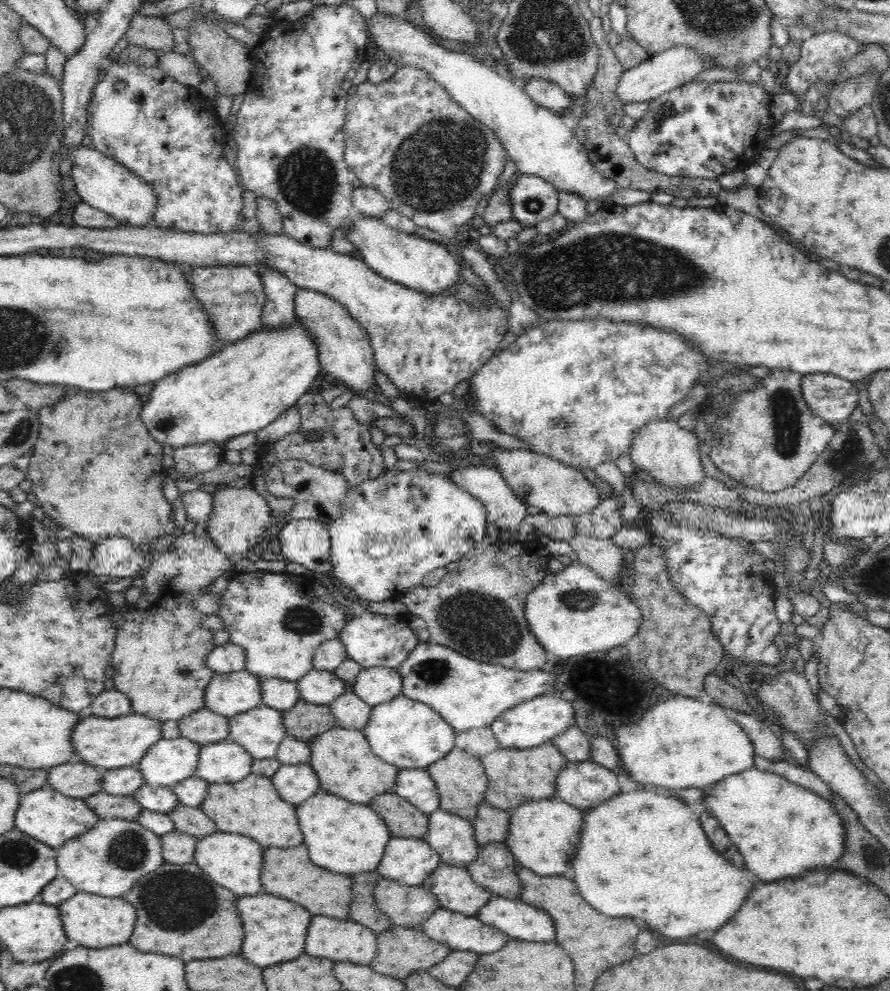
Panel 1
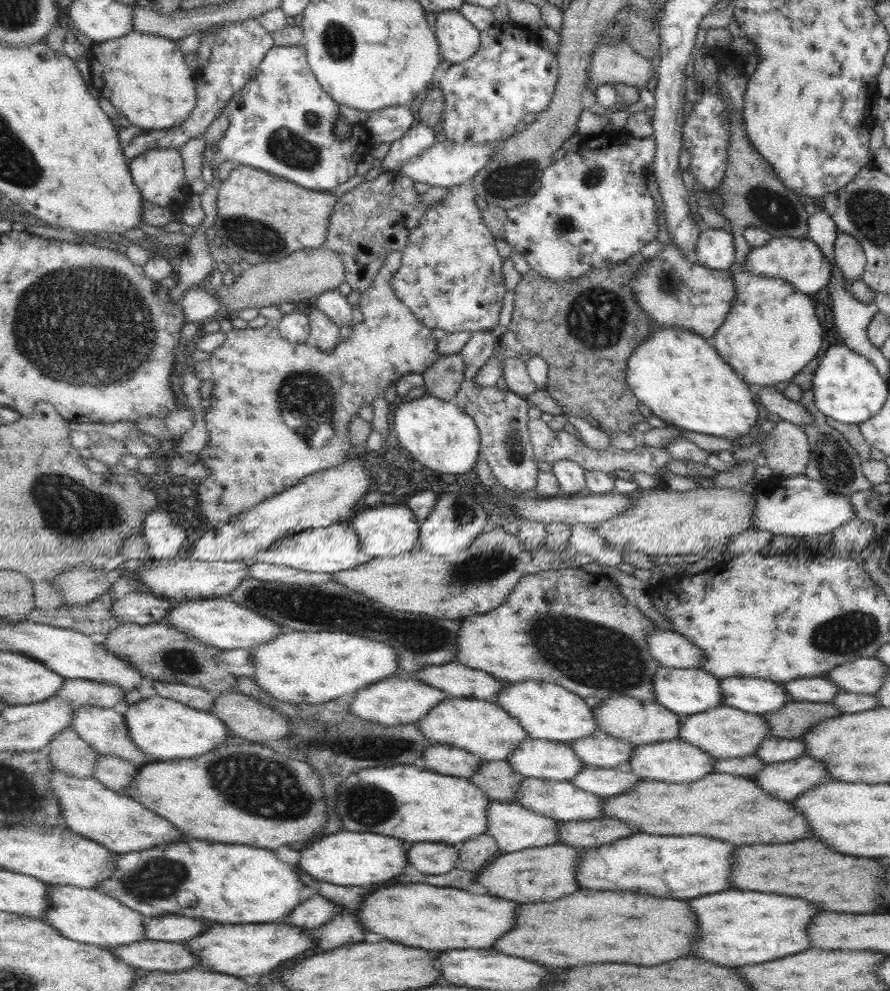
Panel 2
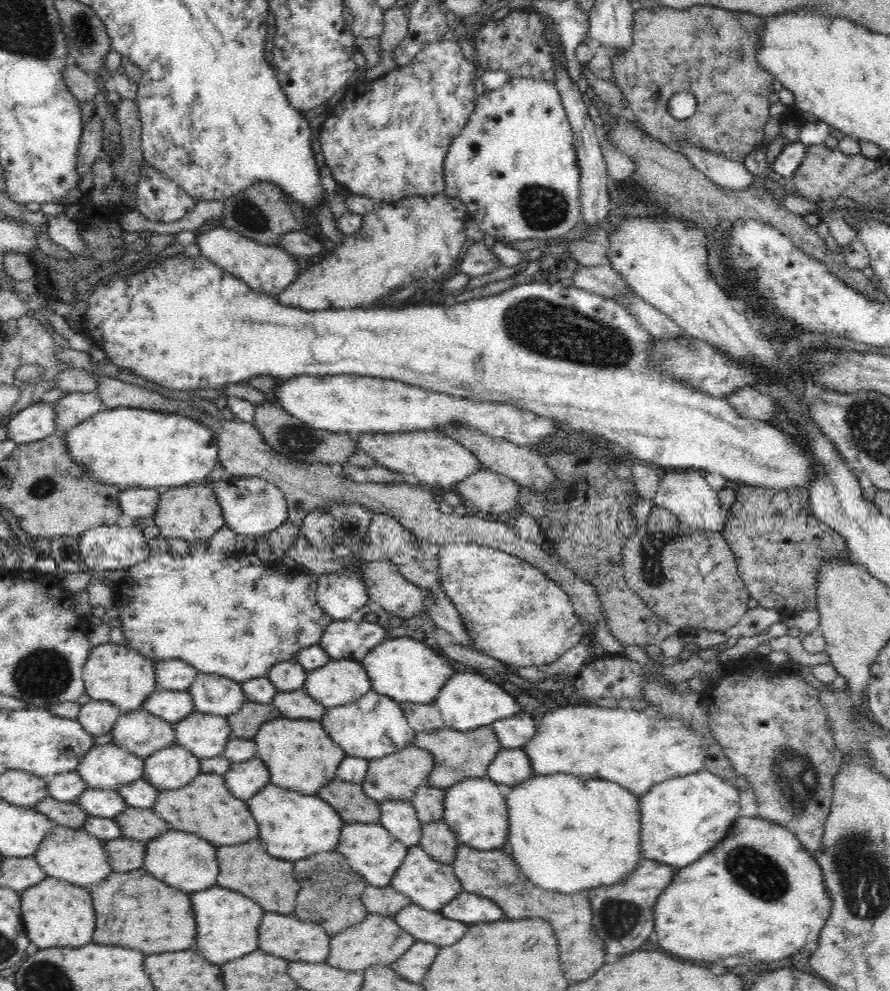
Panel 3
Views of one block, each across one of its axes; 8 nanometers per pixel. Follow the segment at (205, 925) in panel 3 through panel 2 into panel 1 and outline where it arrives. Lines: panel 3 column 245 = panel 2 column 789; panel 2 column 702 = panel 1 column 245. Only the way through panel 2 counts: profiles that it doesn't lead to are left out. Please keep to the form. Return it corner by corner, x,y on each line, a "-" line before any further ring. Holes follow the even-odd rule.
256,894
256,896
244,896
236,900
236,908
240,912
240,920
244,924
244,944
242,944
242,956
264,968
270,964
280,964
286,960
292,960
304,952
304,940
308,932
308,924
312,920
312,914
304,910
302,906
276,898
270,894

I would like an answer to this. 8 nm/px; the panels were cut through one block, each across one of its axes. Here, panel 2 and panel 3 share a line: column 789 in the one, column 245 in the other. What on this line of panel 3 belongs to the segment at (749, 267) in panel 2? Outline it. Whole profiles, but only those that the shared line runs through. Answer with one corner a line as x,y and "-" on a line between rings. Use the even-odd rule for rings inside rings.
216,226
204,233
197,232
196,243
203,258
214,261
226,272
246,282
254,292
276,297
299,277
300,268
294,256
280,247
260,244
224,226

